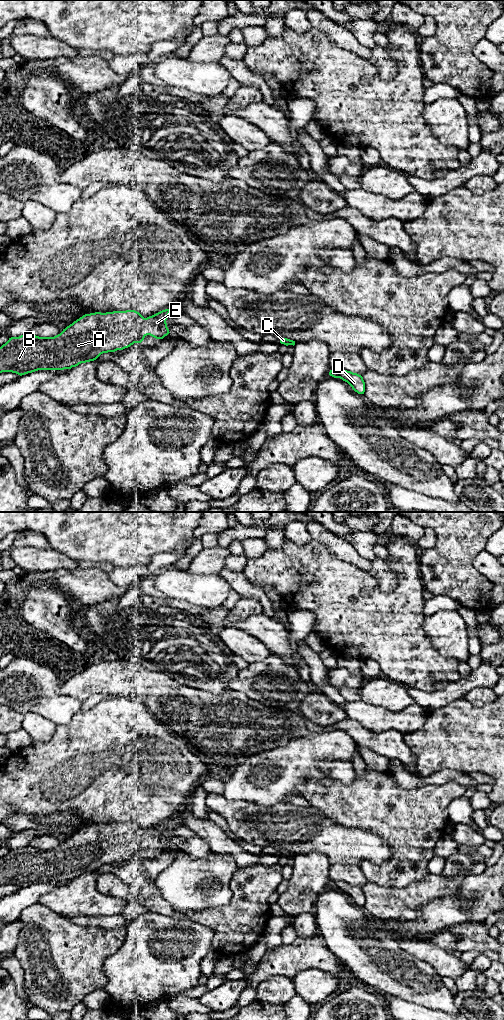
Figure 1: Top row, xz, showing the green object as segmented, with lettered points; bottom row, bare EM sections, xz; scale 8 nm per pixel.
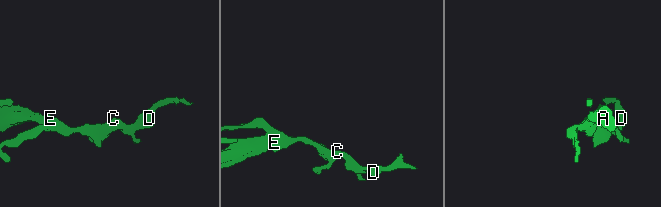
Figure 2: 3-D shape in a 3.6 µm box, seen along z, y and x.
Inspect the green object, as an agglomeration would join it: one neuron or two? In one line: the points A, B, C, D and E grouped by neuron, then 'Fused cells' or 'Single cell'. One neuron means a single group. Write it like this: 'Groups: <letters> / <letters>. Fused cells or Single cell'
Groups: A B C D E. Single cell

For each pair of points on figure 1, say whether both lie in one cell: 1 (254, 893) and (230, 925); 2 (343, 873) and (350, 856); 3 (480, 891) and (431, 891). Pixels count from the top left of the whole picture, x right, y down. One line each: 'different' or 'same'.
1: same
2: different
3: different

